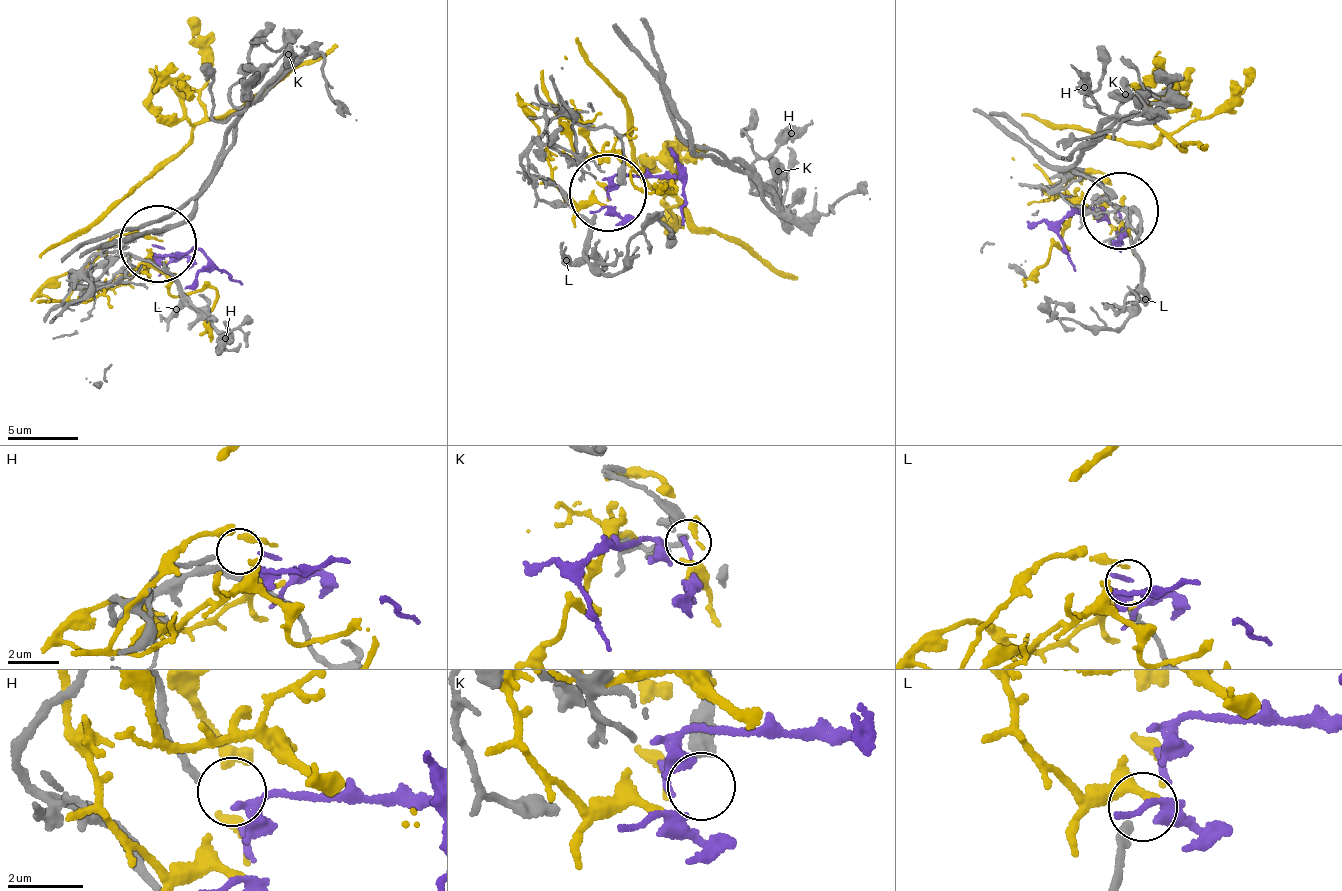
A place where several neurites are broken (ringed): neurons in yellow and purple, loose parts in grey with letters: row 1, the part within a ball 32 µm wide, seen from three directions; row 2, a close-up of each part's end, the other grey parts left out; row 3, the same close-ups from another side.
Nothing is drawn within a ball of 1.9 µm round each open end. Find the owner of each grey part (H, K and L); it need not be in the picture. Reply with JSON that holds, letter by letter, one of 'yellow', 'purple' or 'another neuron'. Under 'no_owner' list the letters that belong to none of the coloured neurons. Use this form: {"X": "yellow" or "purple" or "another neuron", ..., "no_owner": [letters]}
{"H": "purple", "K": "another neuron", "L": "yellow", "no_owner": ["K"]}

